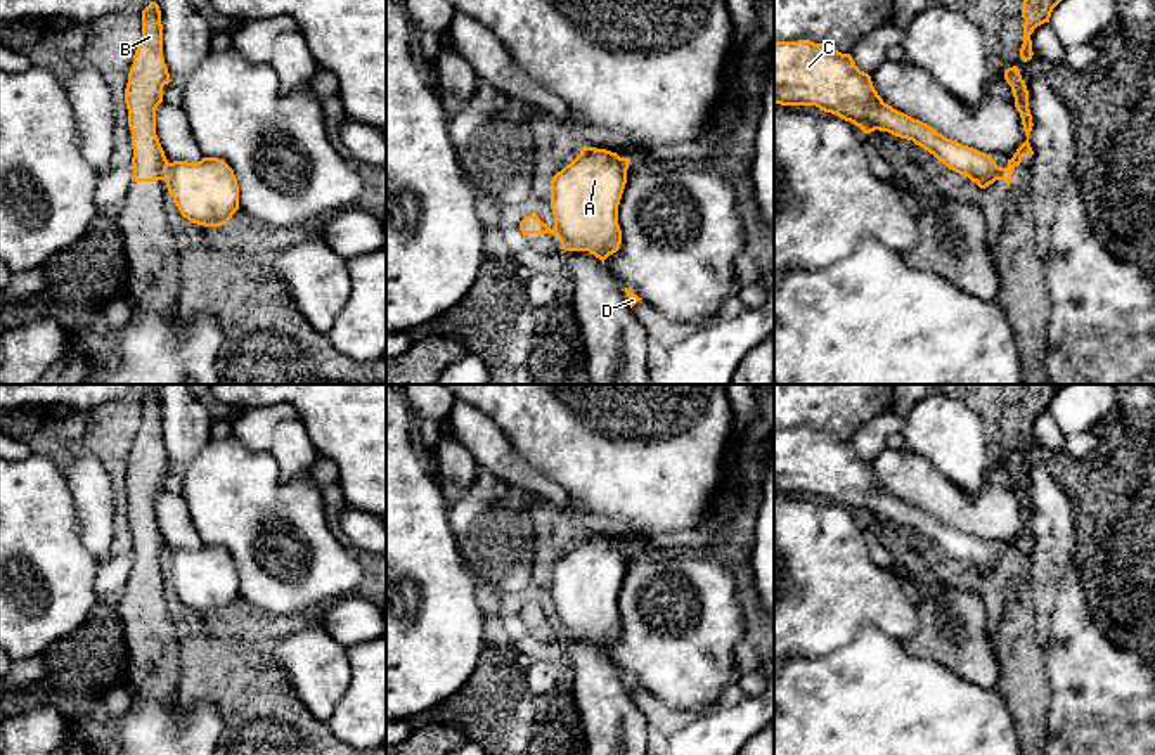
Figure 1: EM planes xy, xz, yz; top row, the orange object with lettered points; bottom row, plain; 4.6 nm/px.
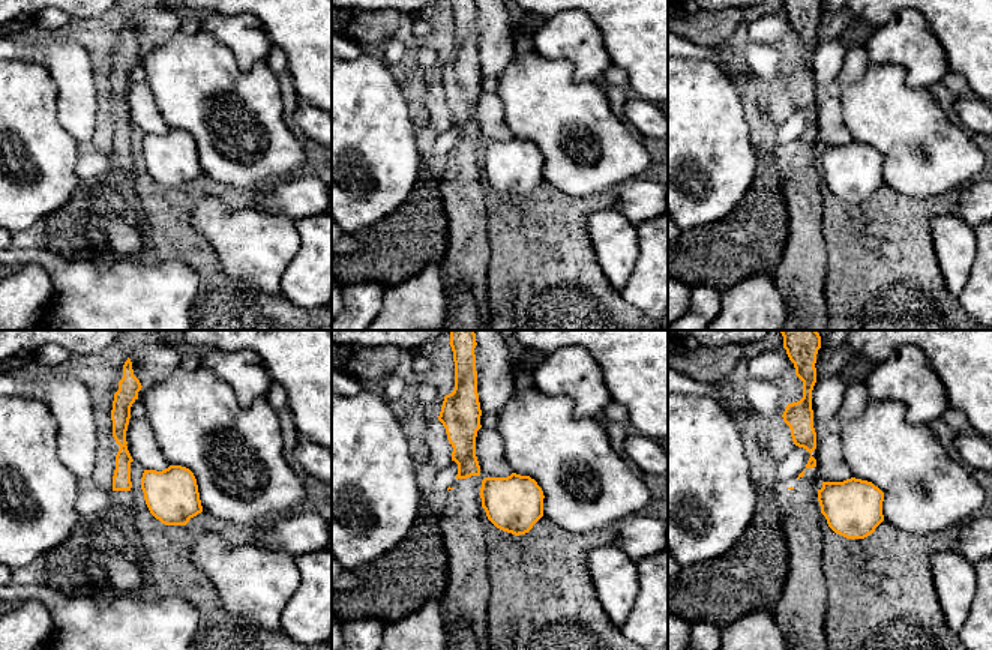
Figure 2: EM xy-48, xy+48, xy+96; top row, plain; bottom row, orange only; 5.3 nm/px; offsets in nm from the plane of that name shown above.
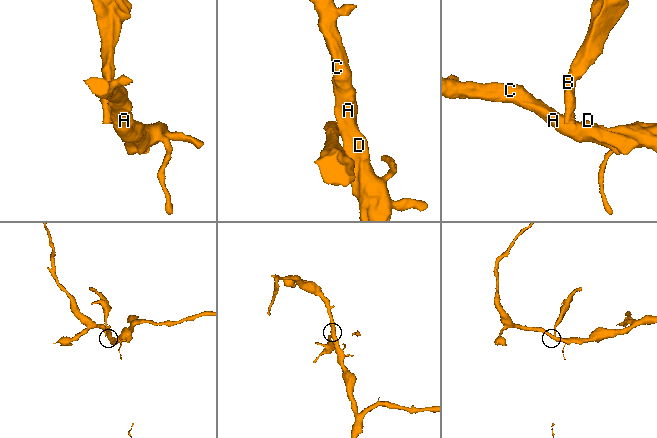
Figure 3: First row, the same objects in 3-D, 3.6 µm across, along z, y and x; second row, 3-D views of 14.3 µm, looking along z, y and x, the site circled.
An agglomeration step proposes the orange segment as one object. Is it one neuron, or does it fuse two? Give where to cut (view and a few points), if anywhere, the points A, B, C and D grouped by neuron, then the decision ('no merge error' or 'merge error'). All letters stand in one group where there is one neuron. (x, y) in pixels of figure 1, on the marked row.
xy (168, 163), (165, 179) | A C D / B | merge error

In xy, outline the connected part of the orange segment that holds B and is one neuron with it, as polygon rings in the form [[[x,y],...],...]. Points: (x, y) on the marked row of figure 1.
[[[151,2],[142,10],[142,36],[125,88],[128,126],[133,132],[132,182],[166,180],[168,159],[156,135],[156,109],[163,102],[163,87],[170,81],[163,57],[161,10]]]

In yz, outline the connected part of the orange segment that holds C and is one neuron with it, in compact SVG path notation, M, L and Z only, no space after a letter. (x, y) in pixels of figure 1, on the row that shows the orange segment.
M810 40L774 42L774 104L816 106L864 133L880 130L913 140L980 189L996 180L1008 187L1011 184L1011 170L997 166L989 154L951 140L885 104L871 76L855 66L852 55L828 45Z

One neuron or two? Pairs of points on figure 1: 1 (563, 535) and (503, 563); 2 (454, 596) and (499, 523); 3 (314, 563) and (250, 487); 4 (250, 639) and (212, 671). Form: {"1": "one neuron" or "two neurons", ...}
{"1": "two neurons", "2": "two neurons", "3": "one neuron", "4": "one neuron"}

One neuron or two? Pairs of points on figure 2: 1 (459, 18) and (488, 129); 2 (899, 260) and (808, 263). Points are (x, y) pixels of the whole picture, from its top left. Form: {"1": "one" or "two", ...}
{"1": "two", "2": "two"}

